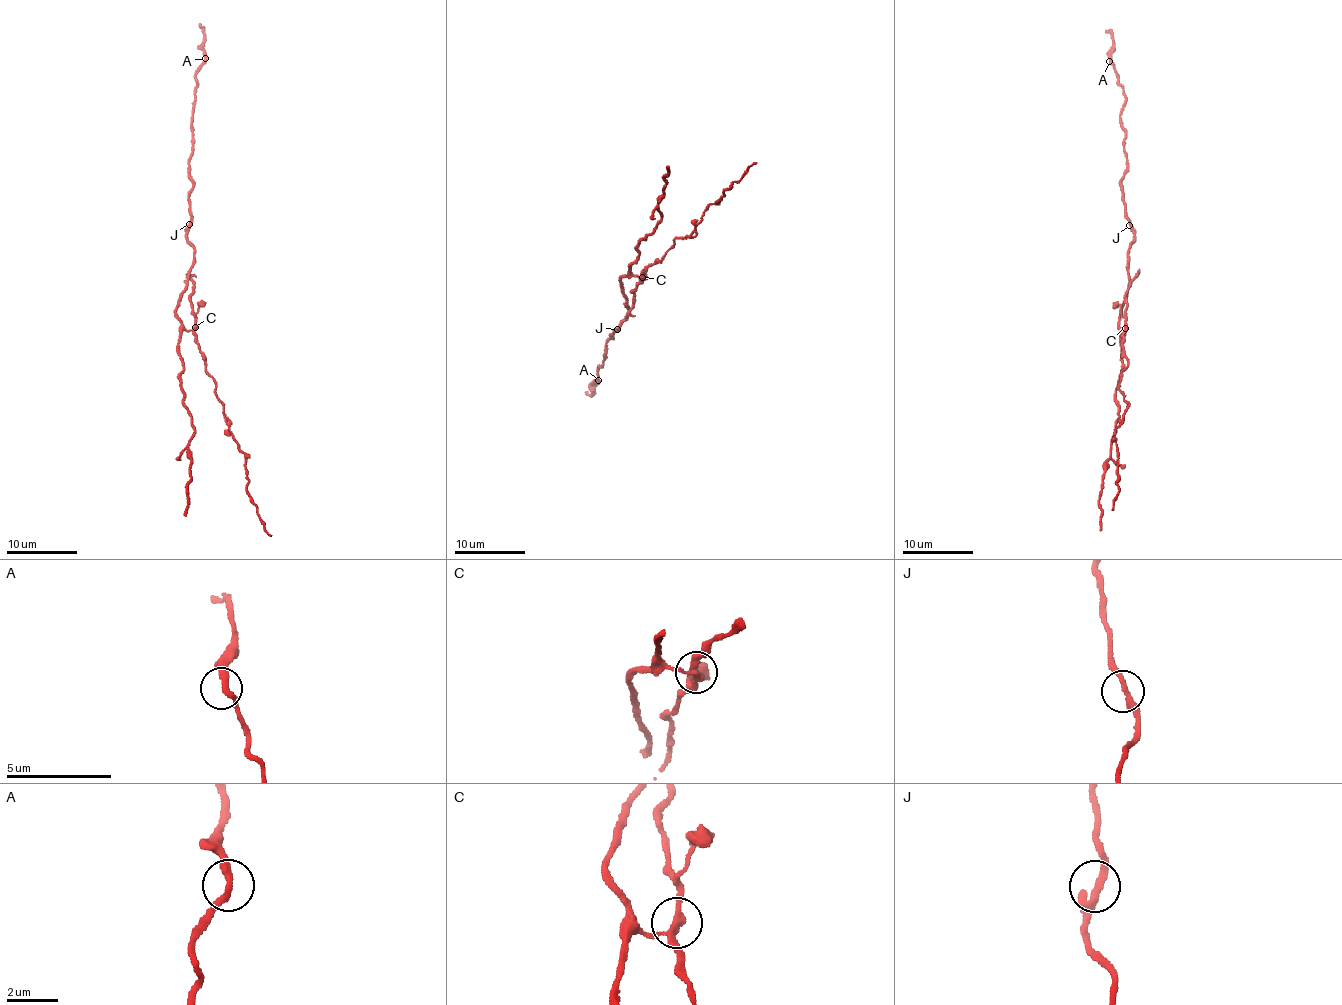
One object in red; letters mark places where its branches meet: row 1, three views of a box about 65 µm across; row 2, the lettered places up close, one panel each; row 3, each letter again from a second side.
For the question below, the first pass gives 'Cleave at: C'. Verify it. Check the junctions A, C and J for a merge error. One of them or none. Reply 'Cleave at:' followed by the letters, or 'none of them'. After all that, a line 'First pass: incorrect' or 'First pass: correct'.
Cleave at: C
First pass: correct

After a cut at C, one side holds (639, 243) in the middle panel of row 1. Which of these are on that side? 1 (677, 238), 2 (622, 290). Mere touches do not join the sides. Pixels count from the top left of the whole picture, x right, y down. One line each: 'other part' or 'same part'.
1: other part
2: same part

